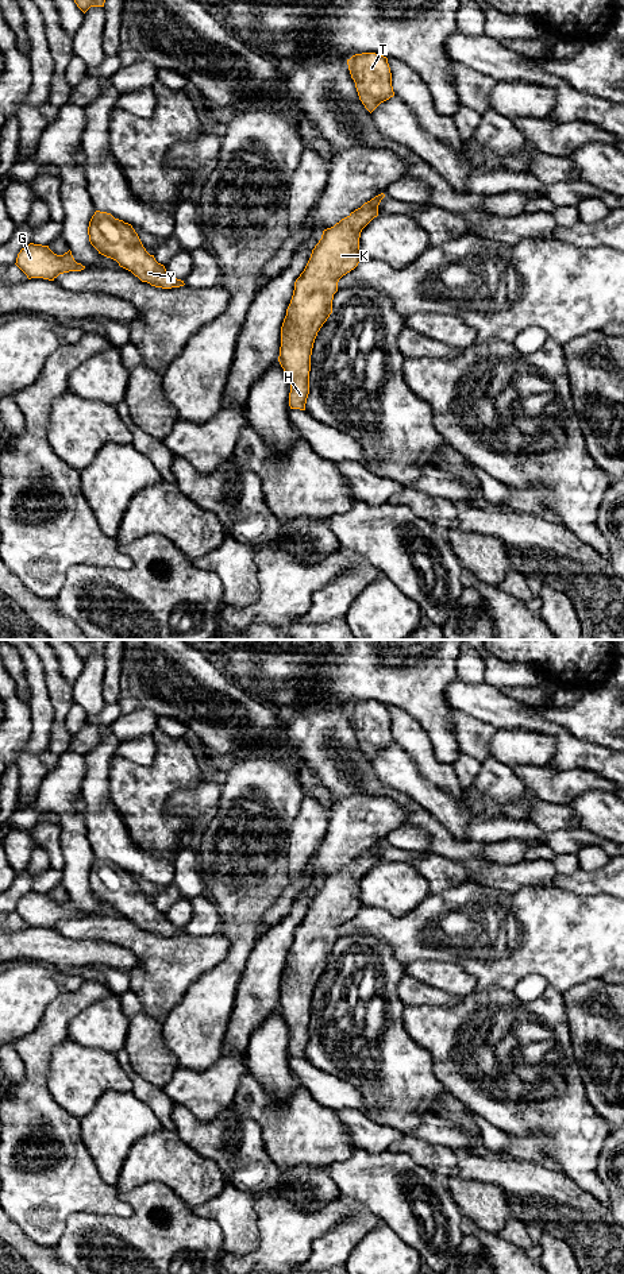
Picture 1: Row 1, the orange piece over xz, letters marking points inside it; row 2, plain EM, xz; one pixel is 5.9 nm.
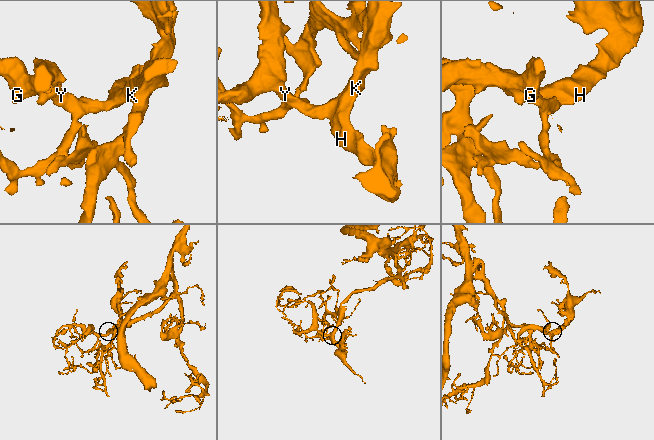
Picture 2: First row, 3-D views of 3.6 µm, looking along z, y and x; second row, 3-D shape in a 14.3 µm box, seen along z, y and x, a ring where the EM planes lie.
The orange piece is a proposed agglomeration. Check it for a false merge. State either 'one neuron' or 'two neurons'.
one neuron

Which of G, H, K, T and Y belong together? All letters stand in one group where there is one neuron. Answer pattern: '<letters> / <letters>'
G H K T Y

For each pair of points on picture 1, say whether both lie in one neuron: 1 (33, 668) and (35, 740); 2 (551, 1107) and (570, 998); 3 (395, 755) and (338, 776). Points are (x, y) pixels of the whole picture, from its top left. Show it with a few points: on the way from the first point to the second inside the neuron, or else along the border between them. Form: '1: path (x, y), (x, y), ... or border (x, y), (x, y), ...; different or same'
1: path (38, 686), (39, 722); same
2: border (561, 993), (573, 1047); different
3: border (369, 761), (376, 775), (392, 787); different

